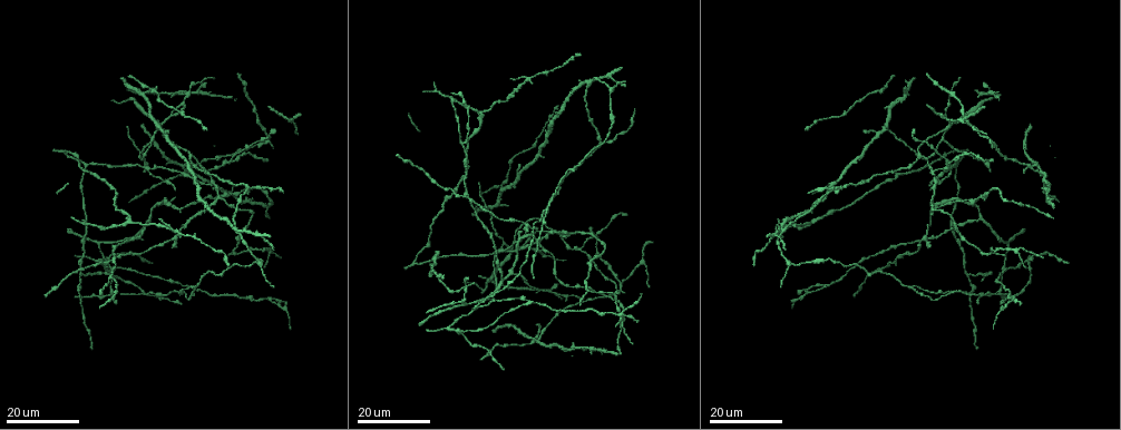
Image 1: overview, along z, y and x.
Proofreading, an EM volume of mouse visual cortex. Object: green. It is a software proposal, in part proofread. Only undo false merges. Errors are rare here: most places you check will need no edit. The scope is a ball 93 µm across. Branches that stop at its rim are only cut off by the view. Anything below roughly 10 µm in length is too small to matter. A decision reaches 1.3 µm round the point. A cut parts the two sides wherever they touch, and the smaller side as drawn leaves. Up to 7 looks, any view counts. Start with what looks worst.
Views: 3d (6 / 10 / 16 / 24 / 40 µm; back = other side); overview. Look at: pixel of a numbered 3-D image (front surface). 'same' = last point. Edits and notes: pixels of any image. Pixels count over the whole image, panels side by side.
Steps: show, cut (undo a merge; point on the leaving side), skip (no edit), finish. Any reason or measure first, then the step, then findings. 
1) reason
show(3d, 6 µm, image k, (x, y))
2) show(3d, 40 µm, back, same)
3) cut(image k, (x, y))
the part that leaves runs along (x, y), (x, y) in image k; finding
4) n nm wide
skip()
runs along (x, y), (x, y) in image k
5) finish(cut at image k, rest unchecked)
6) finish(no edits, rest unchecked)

show(3d, 24 µm, image 1, (545, 208))

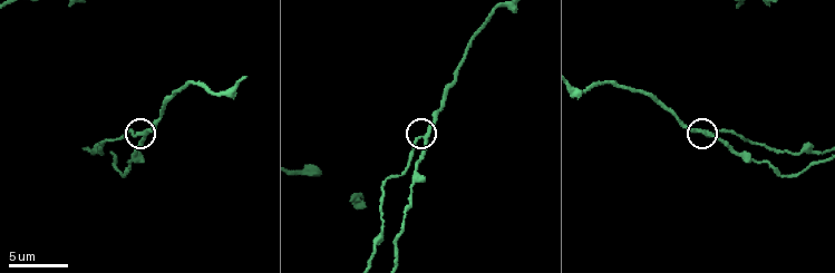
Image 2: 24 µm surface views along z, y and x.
show(3d, 10 µm, image 2, (422, 136))

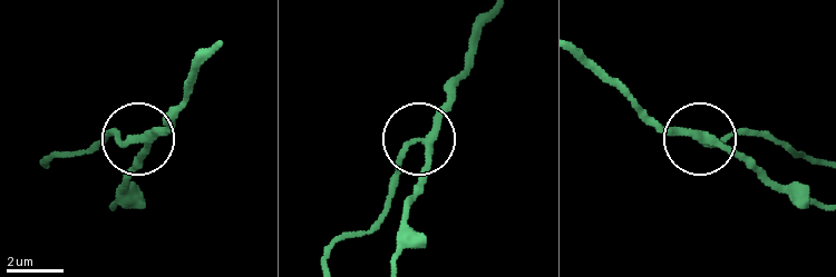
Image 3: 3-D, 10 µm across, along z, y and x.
230 nm wide
skip()
runs along (215, 47), (178, 111), (143, 134), (138, 167) in image 3; one neuron here

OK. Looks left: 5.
four arms meet
show(3d, 24 µm, image 1, (498, 251))

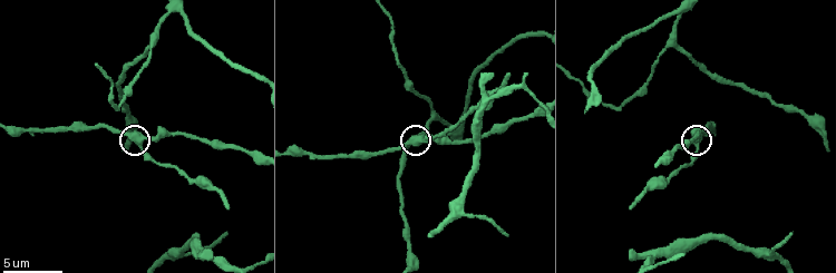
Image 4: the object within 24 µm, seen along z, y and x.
closer look
show(3d, 6 µm, image 4, (418, 141))

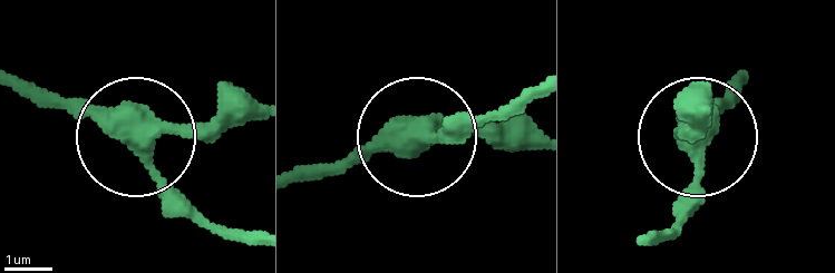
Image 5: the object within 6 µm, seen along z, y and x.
410 nm wide
skip()
one neuron here

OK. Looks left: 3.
four arms meet
show(3d, 24 µm, image 1, (452, 331))

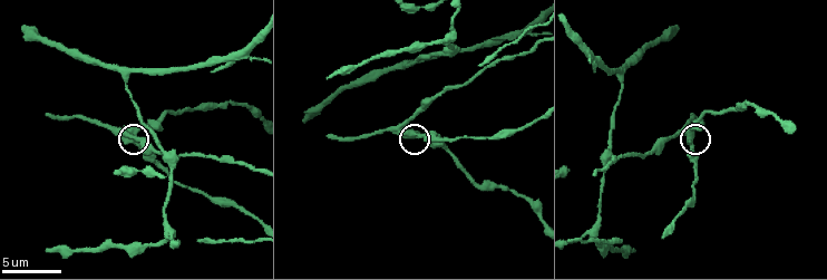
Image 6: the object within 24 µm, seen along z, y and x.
zoom in
show(3d, 10 µm, image 6, (412, 133))

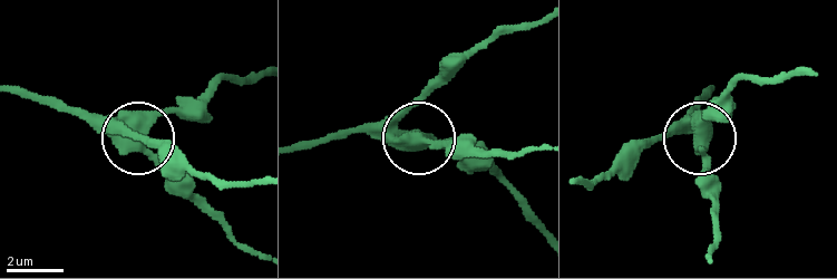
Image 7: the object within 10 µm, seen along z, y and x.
zoom in
show(3d, 6 µm, image 7, (704, 135))

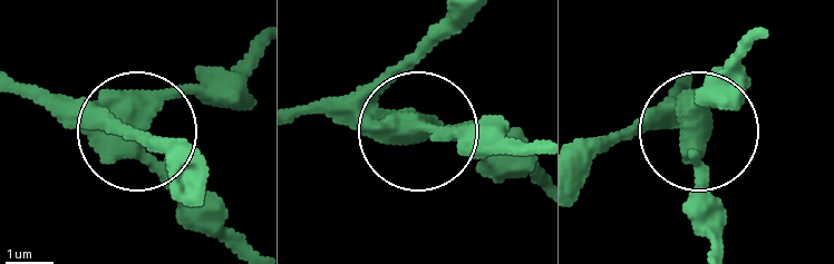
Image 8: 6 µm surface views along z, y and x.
4 arms
skip()
continuous, no second neuron

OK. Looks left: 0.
finish(no edits, rest unchecked)

